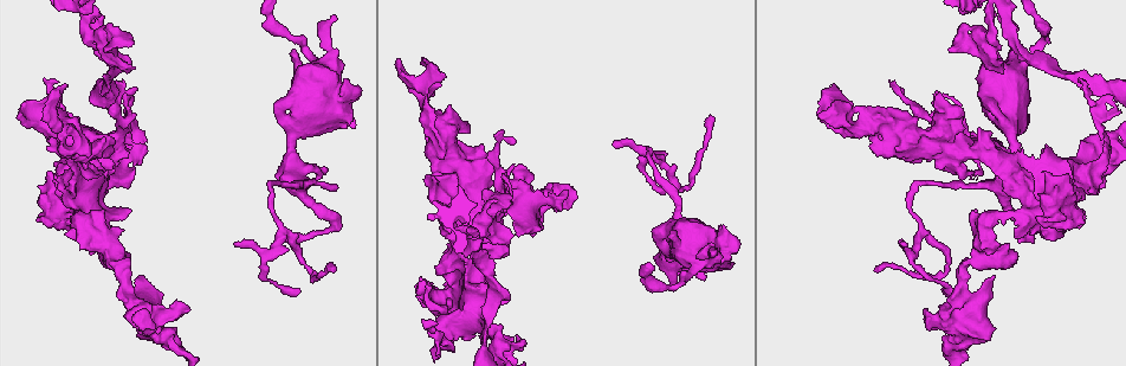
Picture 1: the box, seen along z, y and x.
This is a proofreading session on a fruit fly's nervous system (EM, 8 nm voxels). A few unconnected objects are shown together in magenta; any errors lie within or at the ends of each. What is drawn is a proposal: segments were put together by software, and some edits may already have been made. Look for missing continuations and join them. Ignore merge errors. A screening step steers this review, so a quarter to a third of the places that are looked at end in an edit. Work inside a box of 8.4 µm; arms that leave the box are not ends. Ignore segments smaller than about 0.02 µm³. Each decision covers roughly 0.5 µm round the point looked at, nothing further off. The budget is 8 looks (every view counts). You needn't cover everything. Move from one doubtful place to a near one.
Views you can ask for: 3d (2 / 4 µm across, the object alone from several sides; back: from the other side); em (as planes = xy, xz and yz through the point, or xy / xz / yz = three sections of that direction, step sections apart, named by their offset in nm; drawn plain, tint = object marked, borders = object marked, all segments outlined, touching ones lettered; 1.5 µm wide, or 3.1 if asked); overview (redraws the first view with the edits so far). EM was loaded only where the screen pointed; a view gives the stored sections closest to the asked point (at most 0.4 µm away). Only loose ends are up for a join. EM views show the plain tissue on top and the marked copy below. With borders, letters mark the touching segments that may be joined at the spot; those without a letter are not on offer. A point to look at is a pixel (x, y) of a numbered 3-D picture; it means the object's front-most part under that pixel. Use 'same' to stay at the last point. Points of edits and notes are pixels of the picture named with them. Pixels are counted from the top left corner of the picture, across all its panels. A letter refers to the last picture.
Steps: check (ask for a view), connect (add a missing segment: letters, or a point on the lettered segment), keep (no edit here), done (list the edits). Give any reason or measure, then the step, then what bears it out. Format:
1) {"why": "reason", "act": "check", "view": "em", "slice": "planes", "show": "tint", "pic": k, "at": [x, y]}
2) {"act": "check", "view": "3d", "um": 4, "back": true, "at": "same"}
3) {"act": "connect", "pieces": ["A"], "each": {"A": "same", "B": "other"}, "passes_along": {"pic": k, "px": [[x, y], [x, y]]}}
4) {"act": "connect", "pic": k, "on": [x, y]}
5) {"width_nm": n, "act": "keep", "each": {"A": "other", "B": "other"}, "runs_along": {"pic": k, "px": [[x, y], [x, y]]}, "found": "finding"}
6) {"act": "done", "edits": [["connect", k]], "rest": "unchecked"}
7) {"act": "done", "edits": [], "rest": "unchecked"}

{"why": "free end", "act": "check", "view": "em", "slice": "xz", "step": 4, "show": "borders", "pic": 1, "at": [134, 42]}

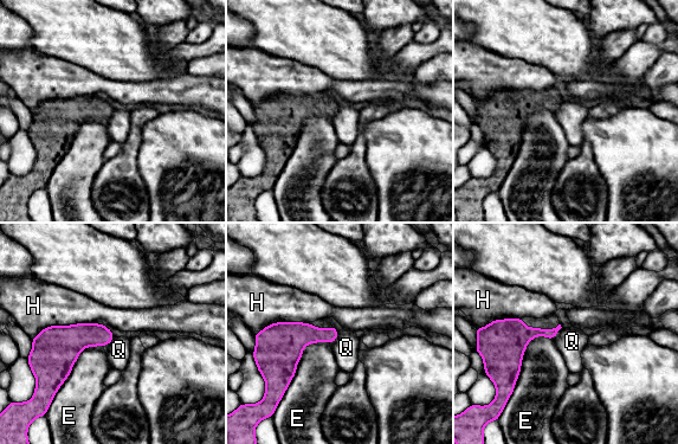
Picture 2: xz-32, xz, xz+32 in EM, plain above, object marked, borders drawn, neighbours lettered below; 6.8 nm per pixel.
{"act": "check", "view": "em", "slice": "planes", "show": "borders", "at": "same"}

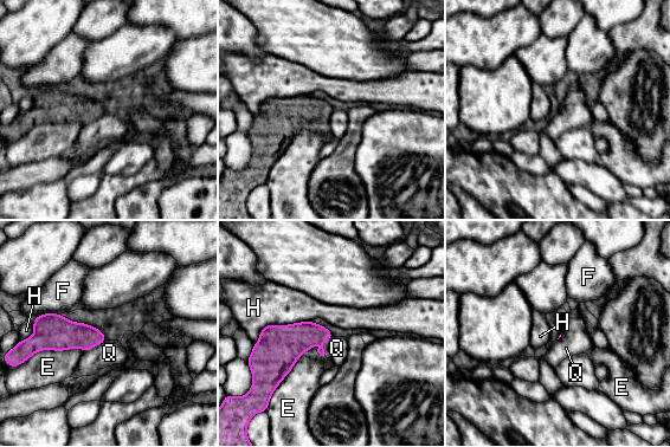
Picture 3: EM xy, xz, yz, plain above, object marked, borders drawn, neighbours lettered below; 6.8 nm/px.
{"act": "keep", "each": {"E": "other", "F": "other", "H": "other", "Q": "other"}, "border": {"pic": 3, "px": [[104, 339], [84, 351]]}, "found": "none of them fits"}

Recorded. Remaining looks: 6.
{"why": "free end", "act": "check", "view": "em", "slice": "yz", "step": 4, "show": "borders", "pic": 1, "at": [567, 190]}

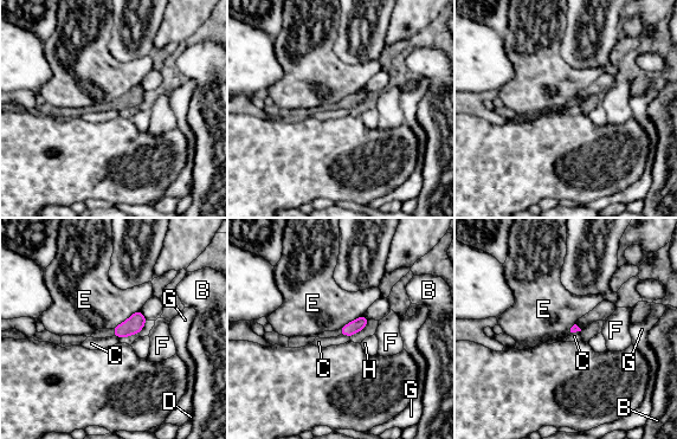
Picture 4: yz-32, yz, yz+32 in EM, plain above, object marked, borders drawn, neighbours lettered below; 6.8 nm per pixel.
{"act": "keep", "each": {"B": "other", "C": "other", "D": "other", "E": "other", "F": "other", "G": "other", "H": "other"}, "border": {"pic": 4, "px": [[140, 310], [131, 314], [115, 328]]}, "found": "none of them fits"}

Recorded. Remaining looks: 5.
{"why": "branch stops here", "act": "check", "view": "em", "slice": "xy", "step": 8, "show": "tint", "pic": 1, "at": [275, 111]}

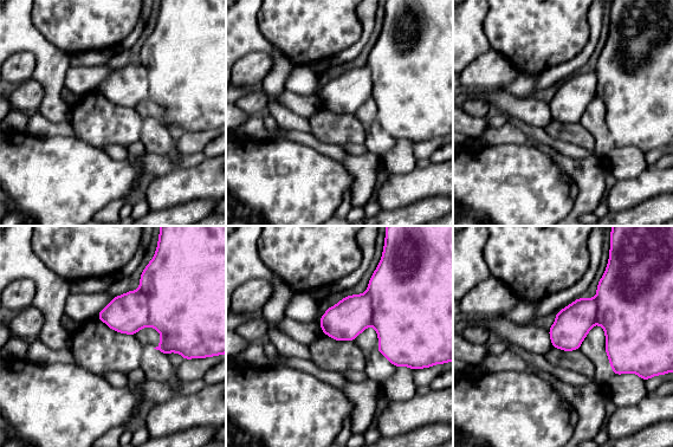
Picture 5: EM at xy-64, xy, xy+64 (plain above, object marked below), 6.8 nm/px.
{"act": "check", "view": "em", "slice": "planes", "show": "borders", "at": "same"}

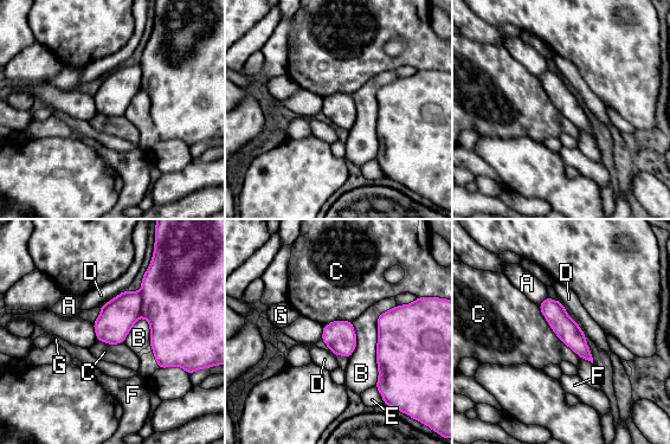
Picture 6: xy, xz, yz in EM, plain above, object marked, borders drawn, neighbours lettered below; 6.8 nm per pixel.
{"act": "keep", "each": {"A": "other", "B": "other", "C": "other", "D": "other", "E": "other", "F": "other", "G": "other"}, "runs_along": {"pic": 6, "px": [[548, 301], [556, 317], [588, 356]]}, "found": "no lettered segment goes on from it"}

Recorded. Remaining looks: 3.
{"act": "done", "edits": [], "rest": "unchecked"}

